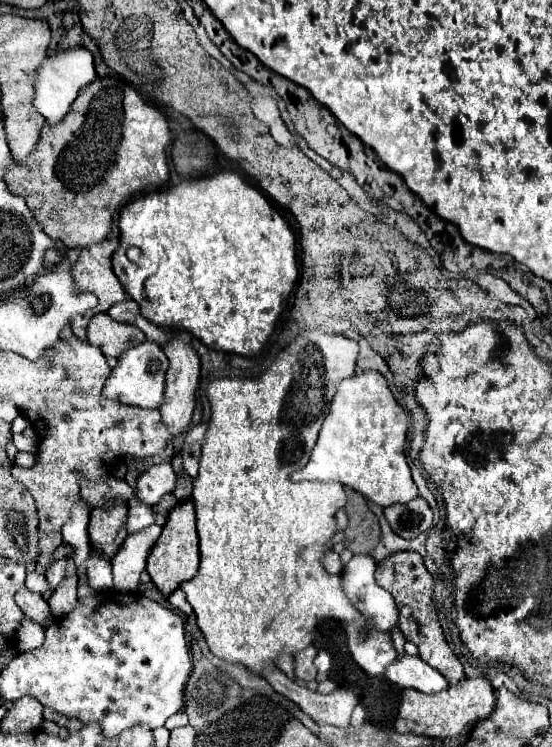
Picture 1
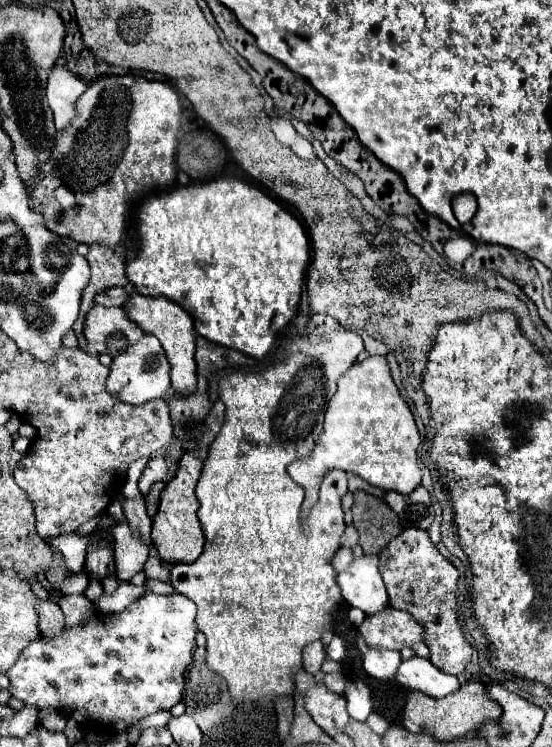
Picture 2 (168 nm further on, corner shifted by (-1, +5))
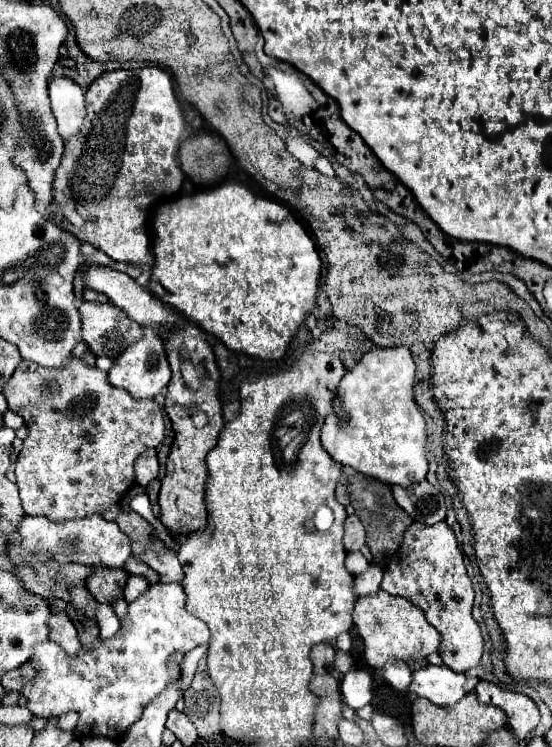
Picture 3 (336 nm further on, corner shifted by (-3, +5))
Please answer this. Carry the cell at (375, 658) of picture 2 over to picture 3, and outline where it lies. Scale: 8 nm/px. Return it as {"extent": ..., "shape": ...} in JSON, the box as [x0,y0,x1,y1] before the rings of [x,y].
{"extent":[383,661,411,693],"shape":[[[389,661],[383,667],[383,675],[385,675],[385,681],[389,685],[393,685],[397,691],[401,691],[401,693],[409,691],[411,669],[409,669],[409,665],[405,661]]]}

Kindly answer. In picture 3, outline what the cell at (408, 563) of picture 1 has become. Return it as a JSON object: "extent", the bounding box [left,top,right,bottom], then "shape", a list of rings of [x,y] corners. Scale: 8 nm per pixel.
{"extent":[381,521,483,673],"shape":[[[415,521],[409,525],[403,545],[385,567],[381,589],[389,595],[405,597],[425,613],[427,621],[441,633],[439,655],[449,669],[465,673],[479,665],[483,655],[483,637],[477,621],[471,615],[475,591],[465,571],[457,537],[445,521],[435,525],[423,525]]]}

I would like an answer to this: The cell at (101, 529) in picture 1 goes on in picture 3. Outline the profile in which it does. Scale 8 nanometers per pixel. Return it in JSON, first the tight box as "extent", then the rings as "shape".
{"extent":[87,567,127,603],"shape":[[[95,567],[93,575],[87,581],[87,589],[99,603],[113,603],[113,599],[123,597],[123,589],[127,583],[127,571],[119,569],[107,569],[107,567]]]}

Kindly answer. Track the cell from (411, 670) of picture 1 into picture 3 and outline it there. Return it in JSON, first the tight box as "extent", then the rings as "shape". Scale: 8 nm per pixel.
{"extent":[409,665,467,707],"shape":[[[425,665],[419,671],[413,671],[413,681],[409,691],[417,697],[425,697],[439,707],[455,705],[465,693],[467,677],[463,673],[455,673],[449,667]]]}

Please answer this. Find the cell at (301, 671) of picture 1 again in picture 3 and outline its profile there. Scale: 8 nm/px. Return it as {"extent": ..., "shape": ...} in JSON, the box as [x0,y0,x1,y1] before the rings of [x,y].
{"extent":[311,643,335,673],"shape":[[[317,643],[311,649],[311,661],[313,661],[313,671],[315,673],[331,671],[333,661],[335,661],[335,647],[331,643]]]}

